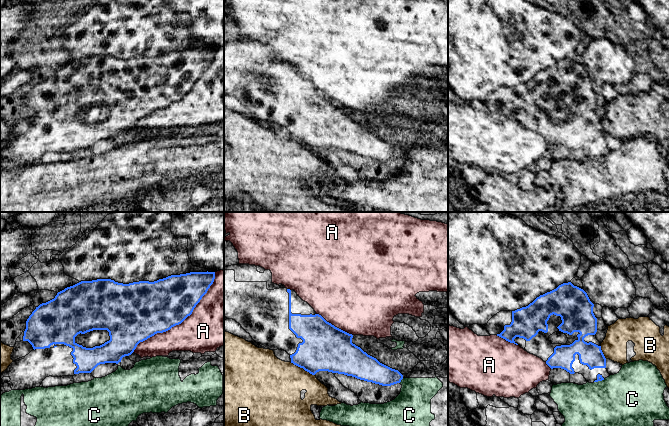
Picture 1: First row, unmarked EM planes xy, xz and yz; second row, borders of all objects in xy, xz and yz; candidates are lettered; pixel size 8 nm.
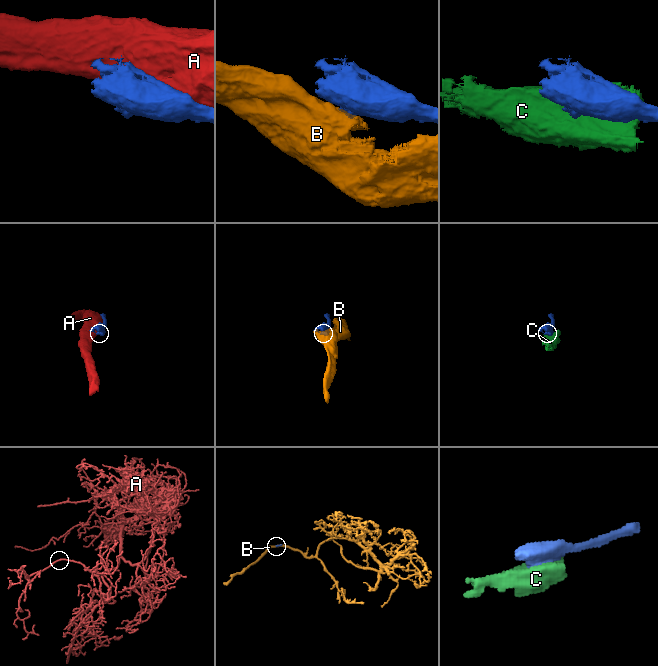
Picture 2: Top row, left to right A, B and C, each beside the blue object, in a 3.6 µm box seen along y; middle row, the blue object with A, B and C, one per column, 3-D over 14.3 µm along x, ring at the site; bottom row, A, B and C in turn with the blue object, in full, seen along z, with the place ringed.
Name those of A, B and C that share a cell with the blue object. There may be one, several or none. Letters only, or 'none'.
none

